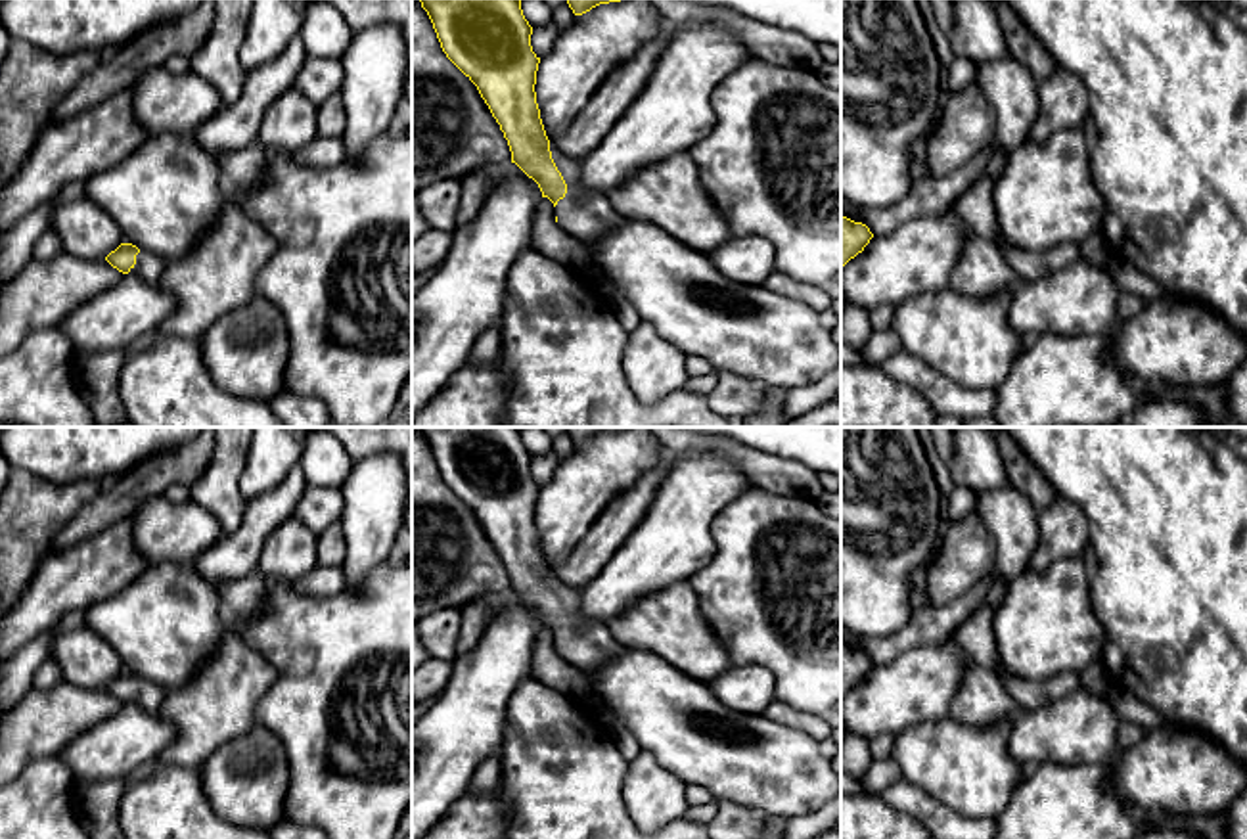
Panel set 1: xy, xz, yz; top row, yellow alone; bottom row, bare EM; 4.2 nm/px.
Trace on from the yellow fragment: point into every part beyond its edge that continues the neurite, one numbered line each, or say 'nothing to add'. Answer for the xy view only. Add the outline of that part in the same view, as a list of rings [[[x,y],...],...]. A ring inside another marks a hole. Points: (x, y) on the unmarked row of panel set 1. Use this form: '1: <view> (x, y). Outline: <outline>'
1: xy (148, 696). Outline: [[[140,680],[136,684],[136,693],[130,697],[128,703],[136,703],[144,707],[147,713],[157,714],[165,697],[167,692],[161,686],[155,686],[147,680]]]

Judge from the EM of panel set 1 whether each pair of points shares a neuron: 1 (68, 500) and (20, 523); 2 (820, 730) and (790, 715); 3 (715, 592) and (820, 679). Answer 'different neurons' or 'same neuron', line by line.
1: same neuron
2: same neuron
3: same neuron

